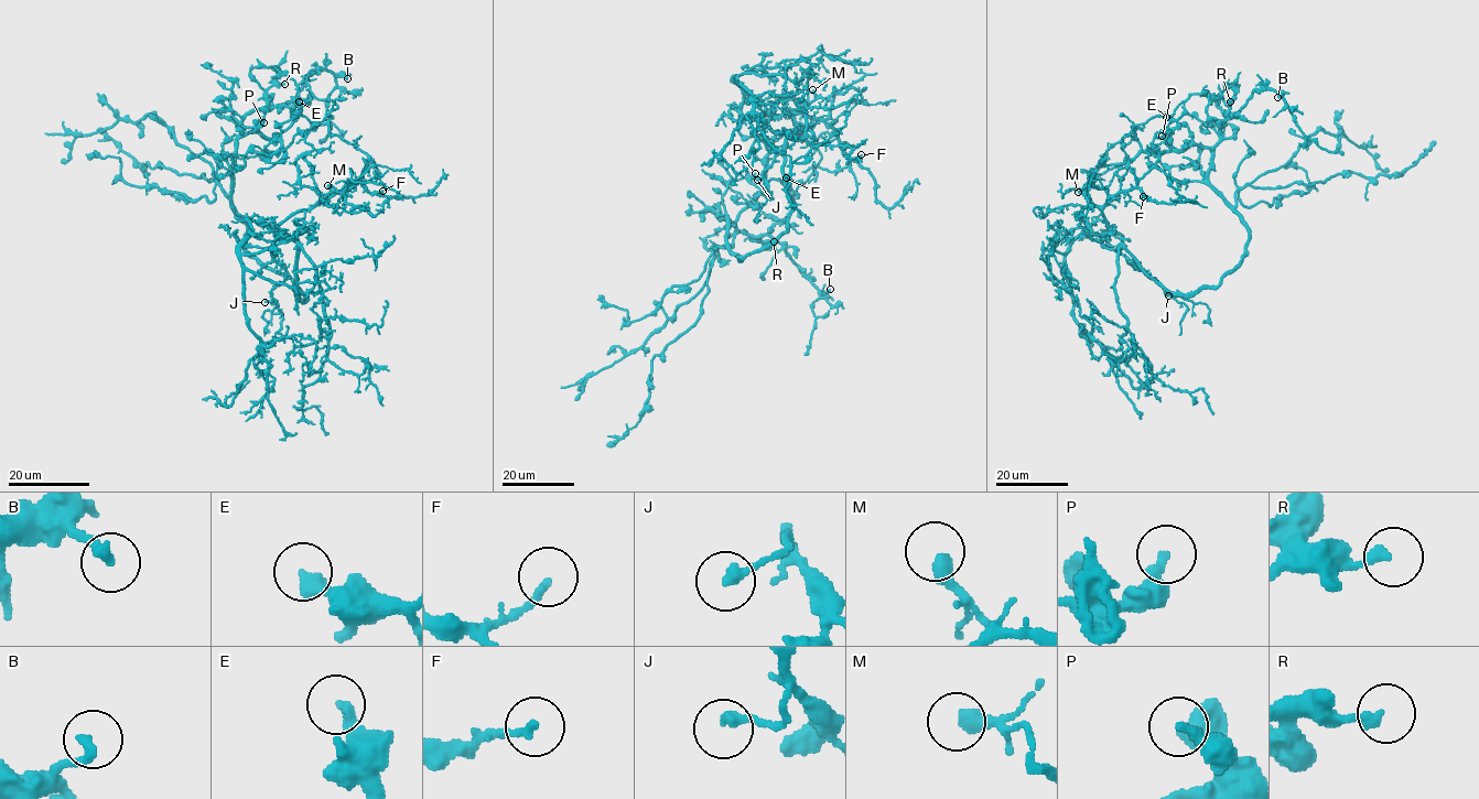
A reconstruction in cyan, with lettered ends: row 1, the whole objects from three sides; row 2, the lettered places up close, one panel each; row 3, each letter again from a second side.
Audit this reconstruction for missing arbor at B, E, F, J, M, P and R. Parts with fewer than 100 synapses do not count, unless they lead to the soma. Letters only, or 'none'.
none

